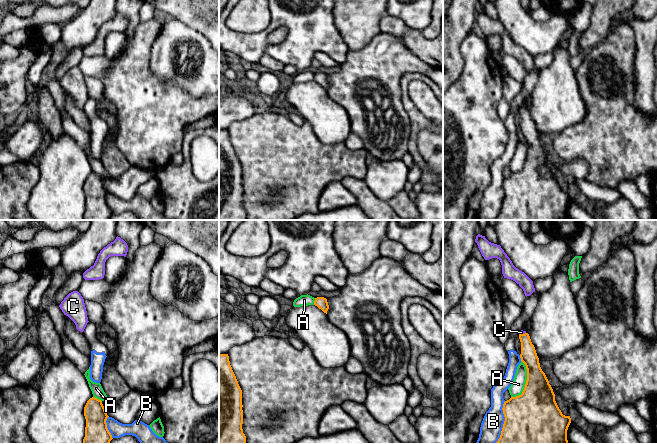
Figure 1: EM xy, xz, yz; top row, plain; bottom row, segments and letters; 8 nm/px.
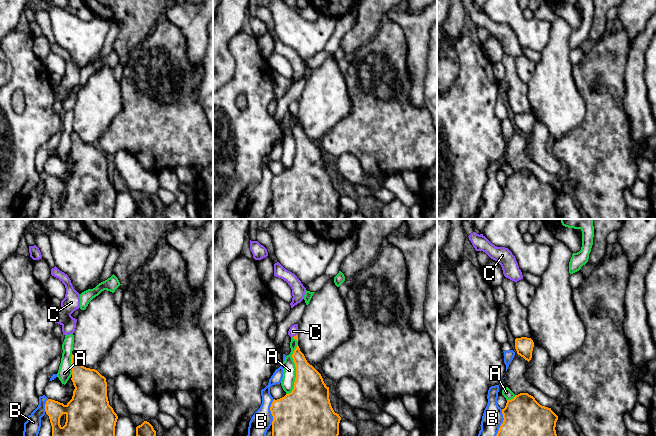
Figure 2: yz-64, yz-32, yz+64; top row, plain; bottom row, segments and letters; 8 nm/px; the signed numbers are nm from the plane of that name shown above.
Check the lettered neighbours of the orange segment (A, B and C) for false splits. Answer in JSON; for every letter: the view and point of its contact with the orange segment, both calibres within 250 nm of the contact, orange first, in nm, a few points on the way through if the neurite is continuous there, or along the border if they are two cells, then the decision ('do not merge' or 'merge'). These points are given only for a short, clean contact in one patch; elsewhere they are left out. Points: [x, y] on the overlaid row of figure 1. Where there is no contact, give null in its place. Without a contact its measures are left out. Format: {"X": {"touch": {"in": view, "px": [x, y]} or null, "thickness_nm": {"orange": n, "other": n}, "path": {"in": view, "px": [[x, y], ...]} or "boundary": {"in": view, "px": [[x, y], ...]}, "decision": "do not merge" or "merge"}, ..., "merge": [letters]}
{"A": {"touch": {"in": "yz", "px": [526, 382]}, "thickness_nm": {"orange": 360, "other": 110}, "decision": "do not merge"}, "B": {"touch": {"in": "yz", "px": [504, 422]}, "thickness_nm": {"orange": 500, "other": 170}, "decision": "do not merge"}, "C": {"touch": {"in": "yz", "px": [522, 334]}, "thickness_nm": {"orange": 130, "other": 30}, "path": {"in": "yz", "px": [[528, 355], [526, 341], [522, 334], [521, 332]]}, "decision": "merge"}, "merge": ["C"]}

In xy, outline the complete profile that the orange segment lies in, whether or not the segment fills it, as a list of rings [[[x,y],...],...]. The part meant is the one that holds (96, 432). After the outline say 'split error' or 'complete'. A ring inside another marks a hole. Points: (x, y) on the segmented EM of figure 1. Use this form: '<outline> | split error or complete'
[[[90,398],[84,407],[84,416],[86,427],[83,444],[109,444],[113,438],[107,428],[106,420],[109,416],[102,401]]] | complete

